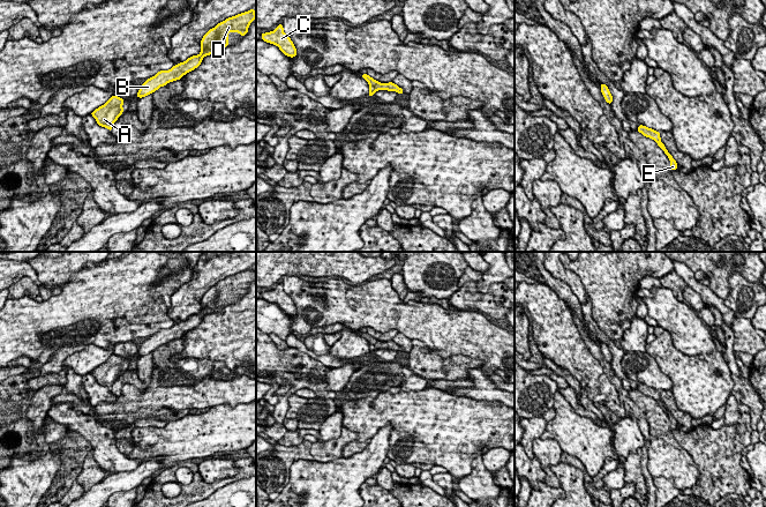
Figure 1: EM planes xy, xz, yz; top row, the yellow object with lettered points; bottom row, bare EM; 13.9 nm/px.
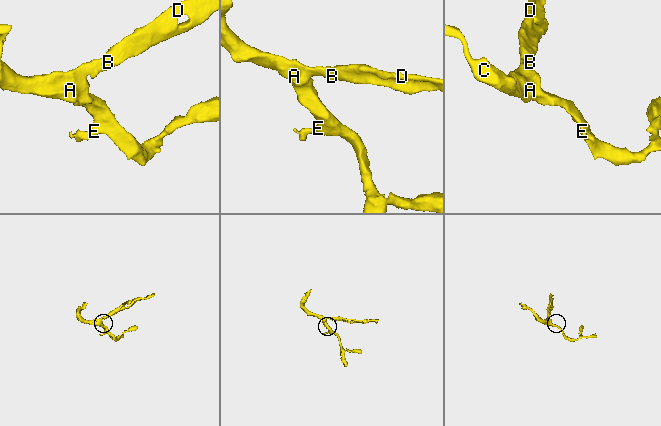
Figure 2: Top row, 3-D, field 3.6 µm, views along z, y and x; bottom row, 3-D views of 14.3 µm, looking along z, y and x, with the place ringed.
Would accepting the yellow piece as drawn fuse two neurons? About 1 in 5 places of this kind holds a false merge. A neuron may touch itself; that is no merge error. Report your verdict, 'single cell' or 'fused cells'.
single cell

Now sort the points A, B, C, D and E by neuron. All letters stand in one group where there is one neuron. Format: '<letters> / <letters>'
A B C D E

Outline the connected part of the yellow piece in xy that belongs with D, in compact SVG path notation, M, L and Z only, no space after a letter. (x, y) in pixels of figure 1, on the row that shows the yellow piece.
M255 8L228 17L210 29L201 39L201 53L189 57L186 61L174 65L168 70L160 70L155 76L148 79L138 89L137 98L145 97L160 87L170 82L181 80L183 75L197 68L203 58L210 54L219 53L228 46L228 33L239 32L246 36L250 23L256 18Z

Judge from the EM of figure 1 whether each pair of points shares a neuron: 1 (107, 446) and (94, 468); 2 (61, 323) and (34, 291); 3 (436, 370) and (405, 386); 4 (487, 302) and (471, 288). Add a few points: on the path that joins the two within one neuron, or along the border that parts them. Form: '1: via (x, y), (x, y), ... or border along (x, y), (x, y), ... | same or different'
1: border along (92, 449), (96, 462), (106, 474) | different
2: border along (15, 297), (28, 293), (36, 300), (43, 300) | different
3: border along (407, 367), (426, 380) | different
4: via (483, 299), (474, 290) | same

